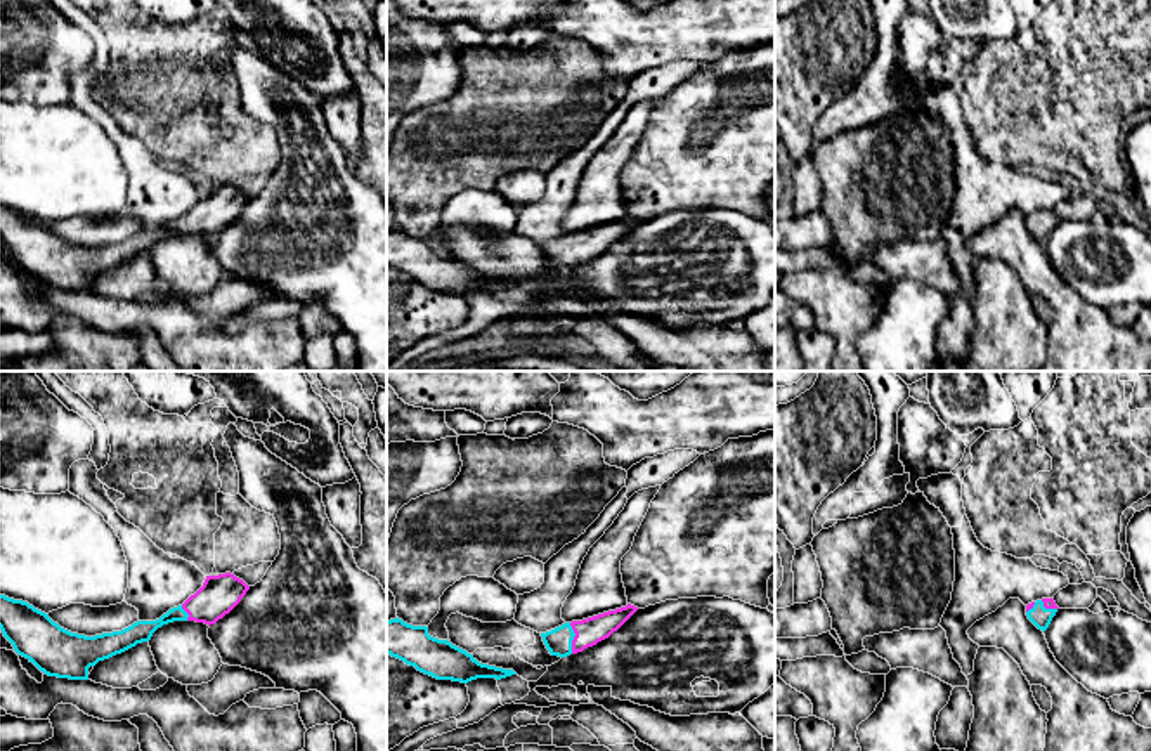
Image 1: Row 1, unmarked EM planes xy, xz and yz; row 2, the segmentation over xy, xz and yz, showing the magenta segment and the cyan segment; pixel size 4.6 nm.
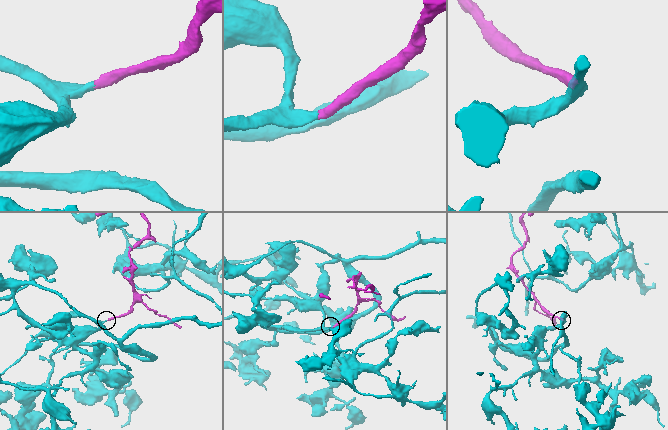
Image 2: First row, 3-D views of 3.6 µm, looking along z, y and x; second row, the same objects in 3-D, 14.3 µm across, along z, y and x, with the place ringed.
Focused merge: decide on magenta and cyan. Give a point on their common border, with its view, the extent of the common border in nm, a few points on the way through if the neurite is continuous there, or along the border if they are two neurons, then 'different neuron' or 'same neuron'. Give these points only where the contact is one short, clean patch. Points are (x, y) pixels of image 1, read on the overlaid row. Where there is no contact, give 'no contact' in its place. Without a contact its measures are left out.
meets magenta in xz at (574, 639); contact 140 nm long; runs through xz (588, 632), (574, 639), (559, 642); same neuron

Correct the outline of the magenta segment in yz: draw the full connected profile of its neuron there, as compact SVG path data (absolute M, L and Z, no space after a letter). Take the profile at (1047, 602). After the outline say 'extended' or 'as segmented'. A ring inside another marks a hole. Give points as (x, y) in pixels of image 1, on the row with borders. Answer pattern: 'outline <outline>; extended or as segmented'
outline M1042 598L1026 605L1026 616L1038 630L1045 631L1057 609L1054 598Z; extended

